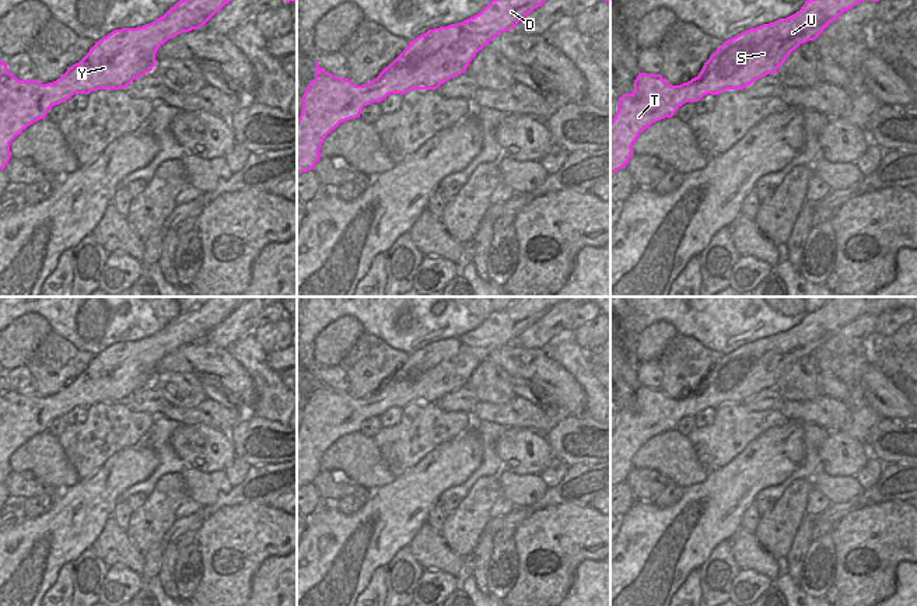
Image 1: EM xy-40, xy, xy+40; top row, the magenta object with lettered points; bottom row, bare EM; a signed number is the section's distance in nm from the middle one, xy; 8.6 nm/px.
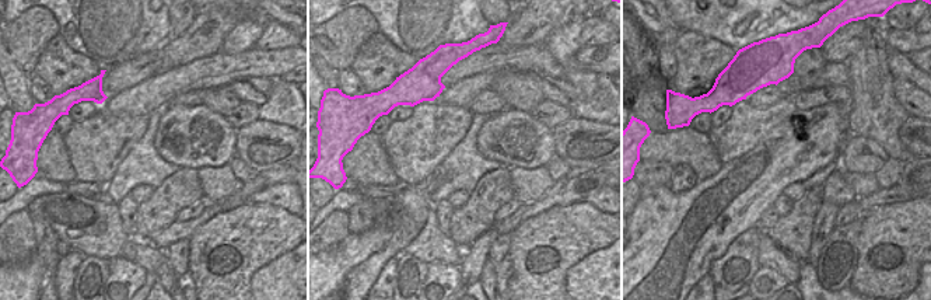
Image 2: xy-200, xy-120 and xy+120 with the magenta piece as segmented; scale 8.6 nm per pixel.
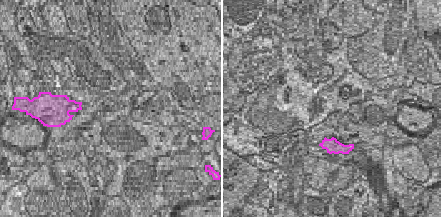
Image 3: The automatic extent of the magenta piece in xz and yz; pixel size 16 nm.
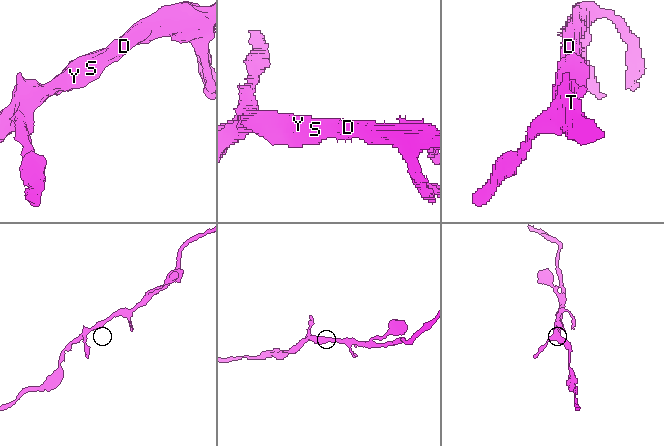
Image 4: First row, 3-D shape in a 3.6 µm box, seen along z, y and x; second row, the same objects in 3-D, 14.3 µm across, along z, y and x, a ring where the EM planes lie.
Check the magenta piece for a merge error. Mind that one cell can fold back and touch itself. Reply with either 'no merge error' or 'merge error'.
no merge error

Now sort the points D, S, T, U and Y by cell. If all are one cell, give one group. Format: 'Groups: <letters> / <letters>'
Groups: D S T U Y

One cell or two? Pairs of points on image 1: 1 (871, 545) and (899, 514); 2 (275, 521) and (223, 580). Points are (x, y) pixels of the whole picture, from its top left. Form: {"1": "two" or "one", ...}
{"1": "one", "2": "one"}

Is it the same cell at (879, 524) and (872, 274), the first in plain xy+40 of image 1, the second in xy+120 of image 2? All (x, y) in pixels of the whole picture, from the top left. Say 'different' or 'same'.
same

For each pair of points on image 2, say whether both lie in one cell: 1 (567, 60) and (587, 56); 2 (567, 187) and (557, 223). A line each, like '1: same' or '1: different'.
1: different
2: different

